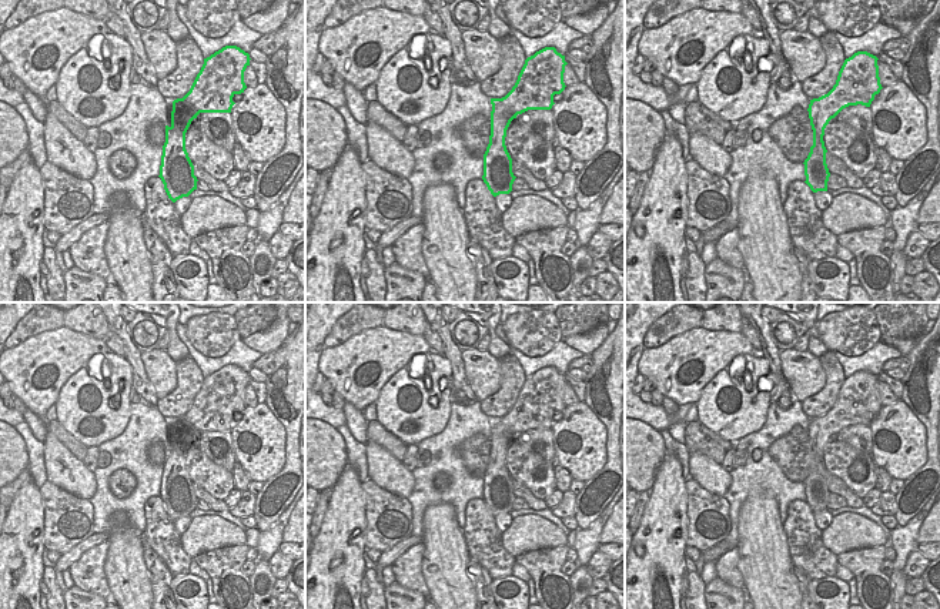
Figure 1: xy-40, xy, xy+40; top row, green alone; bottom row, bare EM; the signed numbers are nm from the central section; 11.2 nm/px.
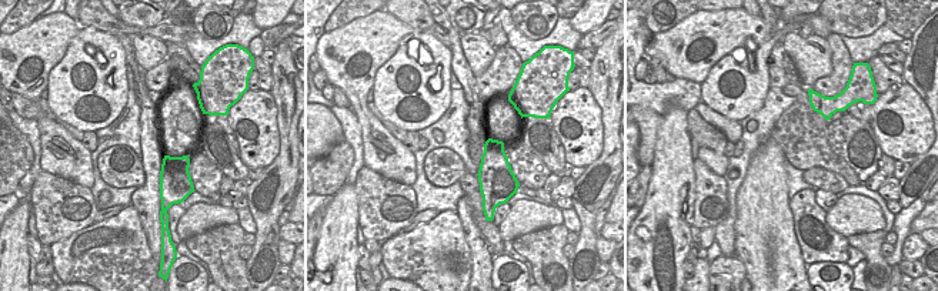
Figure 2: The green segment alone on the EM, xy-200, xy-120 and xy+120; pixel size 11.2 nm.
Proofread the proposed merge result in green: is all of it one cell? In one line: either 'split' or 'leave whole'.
leave whole

